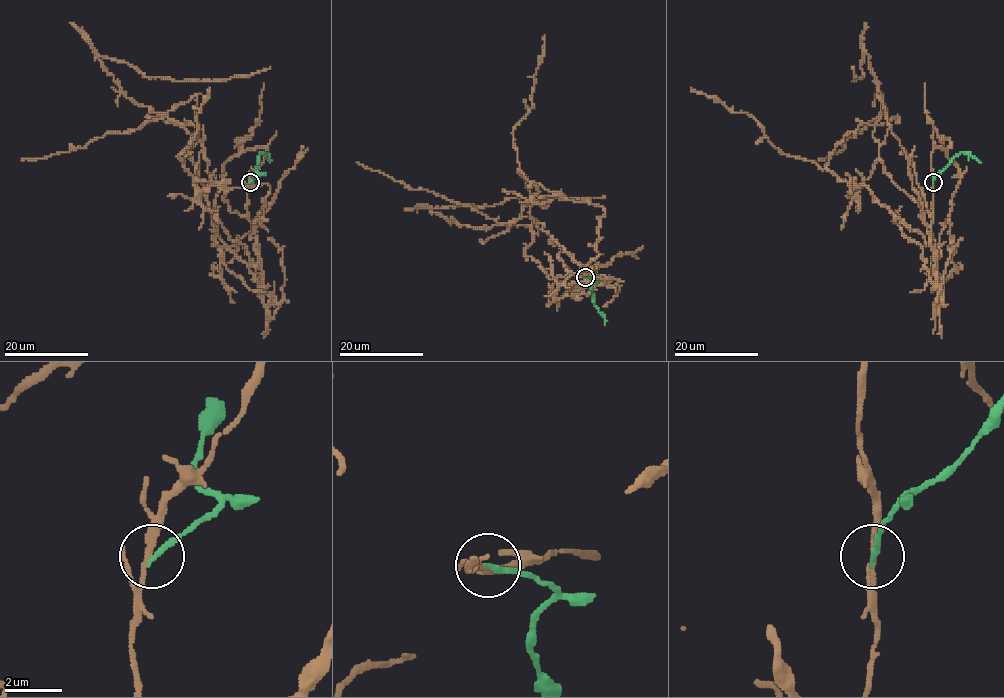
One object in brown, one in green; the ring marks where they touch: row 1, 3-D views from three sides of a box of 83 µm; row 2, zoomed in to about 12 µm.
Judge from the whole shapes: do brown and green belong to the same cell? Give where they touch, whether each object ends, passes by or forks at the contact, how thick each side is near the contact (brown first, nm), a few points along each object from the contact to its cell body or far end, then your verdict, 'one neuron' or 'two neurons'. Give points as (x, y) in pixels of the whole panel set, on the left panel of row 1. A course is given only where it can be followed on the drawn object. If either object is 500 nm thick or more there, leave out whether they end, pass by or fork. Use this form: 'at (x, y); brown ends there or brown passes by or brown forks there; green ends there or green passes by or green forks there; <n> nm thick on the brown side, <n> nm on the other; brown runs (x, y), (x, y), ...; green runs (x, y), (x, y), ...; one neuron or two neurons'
at (250, 182); brown passes by; green ends there; 200 nm thick on the brown side, 190 nm on the other; brown runs (249, 182), (246, 212), (231, 211), (201, 142), (129, 99), (94, 51), (174, 80), (270, 67); green runs (249, 182), (259, 174), (256, 168), (261, 152), (268, 156), (269, 162); two neurons

